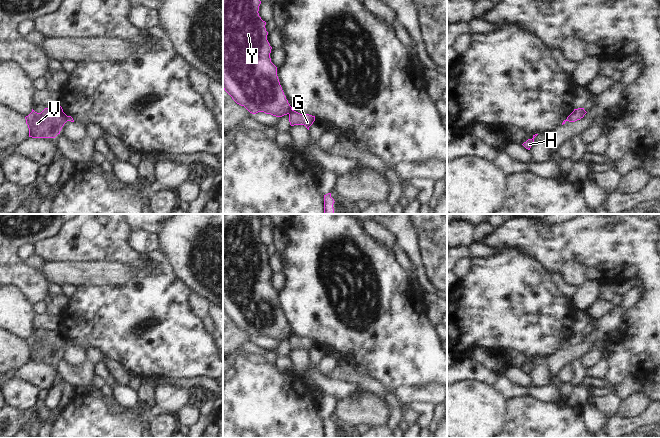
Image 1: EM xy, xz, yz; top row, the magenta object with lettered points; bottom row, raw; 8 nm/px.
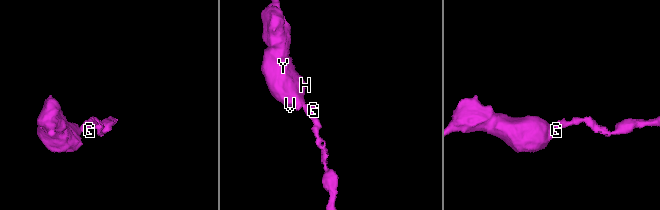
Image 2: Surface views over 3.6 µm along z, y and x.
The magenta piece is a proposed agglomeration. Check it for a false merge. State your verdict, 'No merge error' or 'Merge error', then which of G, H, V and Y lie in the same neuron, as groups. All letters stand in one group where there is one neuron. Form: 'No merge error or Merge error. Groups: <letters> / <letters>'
No merge error. Groups: G H V Y.

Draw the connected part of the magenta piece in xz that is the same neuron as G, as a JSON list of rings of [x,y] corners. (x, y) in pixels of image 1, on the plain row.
[[[223,214],[223,313],[252,338],[288,338],[291,350],[304,349],[309,354],[315,340],[292,333],[280,309],[277,291],[271,286],[272,271],[267,264],[266,246],[258,237],[260,228],[258,214]]]

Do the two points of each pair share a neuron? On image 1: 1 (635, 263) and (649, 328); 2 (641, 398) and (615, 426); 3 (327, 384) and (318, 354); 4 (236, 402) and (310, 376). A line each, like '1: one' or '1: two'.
1: one
2: two
3: one
4: two

